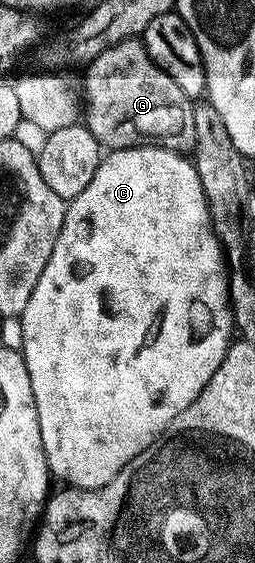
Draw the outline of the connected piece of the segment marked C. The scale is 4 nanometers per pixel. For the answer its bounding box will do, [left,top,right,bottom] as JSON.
[20,147,236,487]

